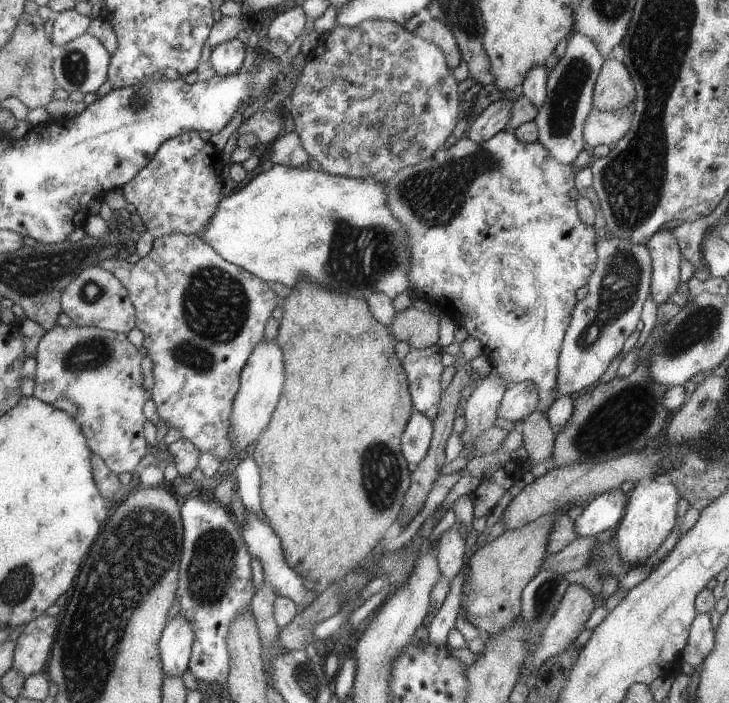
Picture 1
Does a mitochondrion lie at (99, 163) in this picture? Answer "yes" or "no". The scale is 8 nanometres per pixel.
no

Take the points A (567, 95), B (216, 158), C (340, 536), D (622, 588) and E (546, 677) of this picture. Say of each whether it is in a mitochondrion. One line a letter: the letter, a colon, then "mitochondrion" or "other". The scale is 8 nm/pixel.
A: mitochondrion
B: other
C: other
D: other
E: other

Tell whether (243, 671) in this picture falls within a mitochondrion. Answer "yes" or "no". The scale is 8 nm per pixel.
no

